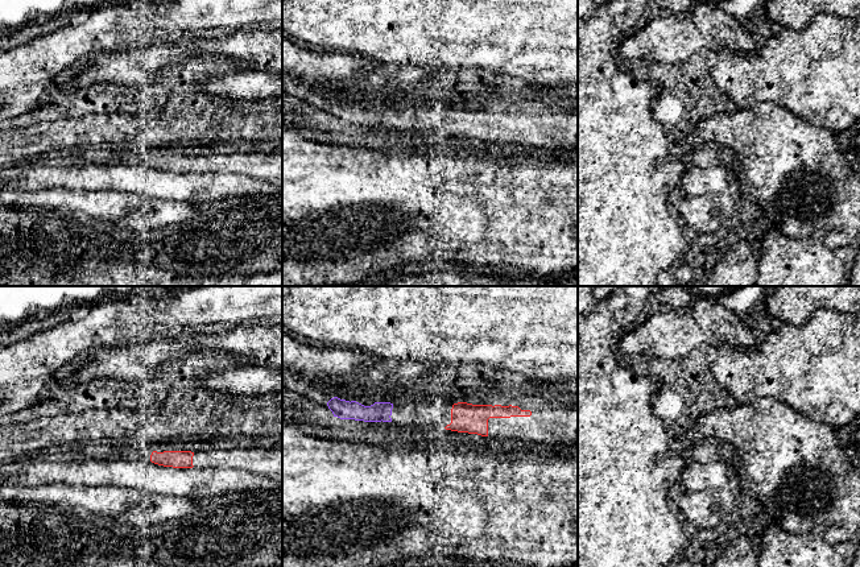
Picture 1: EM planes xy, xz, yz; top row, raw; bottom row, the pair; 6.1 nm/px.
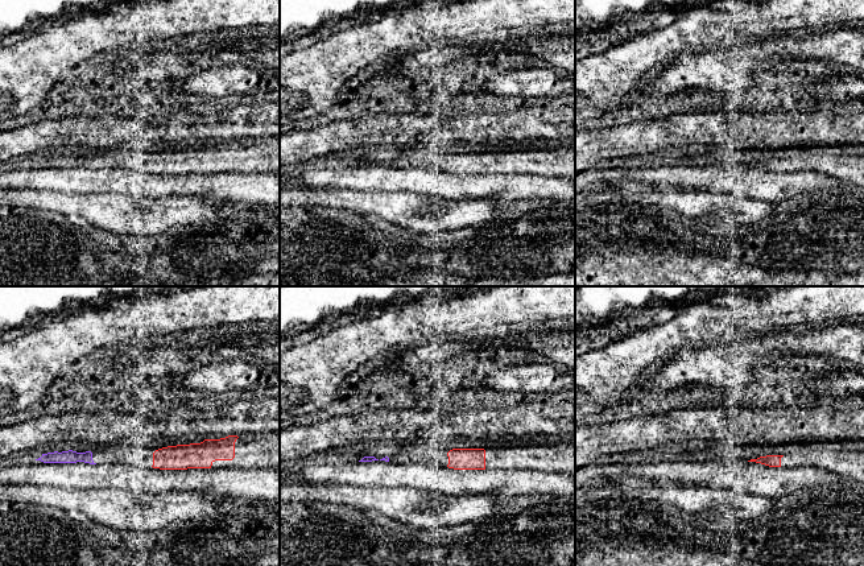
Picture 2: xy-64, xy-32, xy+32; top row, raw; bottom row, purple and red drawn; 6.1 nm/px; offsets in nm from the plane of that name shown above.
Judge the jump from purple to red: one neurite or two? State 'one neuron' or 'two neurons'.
one neuron

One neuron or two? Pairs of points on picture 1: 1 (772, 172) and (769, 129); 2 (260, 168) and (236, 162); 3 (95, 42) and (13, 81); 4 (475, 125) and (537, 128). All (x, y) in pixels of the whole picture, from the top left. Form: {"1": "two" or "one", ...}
{"1": "one", "2": "one", "3": "one", "4": "one"}

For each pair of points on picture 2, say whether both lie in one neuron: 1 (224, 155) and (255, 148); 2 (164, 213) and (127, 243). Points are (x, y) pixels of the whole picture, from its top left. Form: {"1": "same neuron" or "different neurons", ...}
{"1": "same neuron", "2": "same neuron"}

